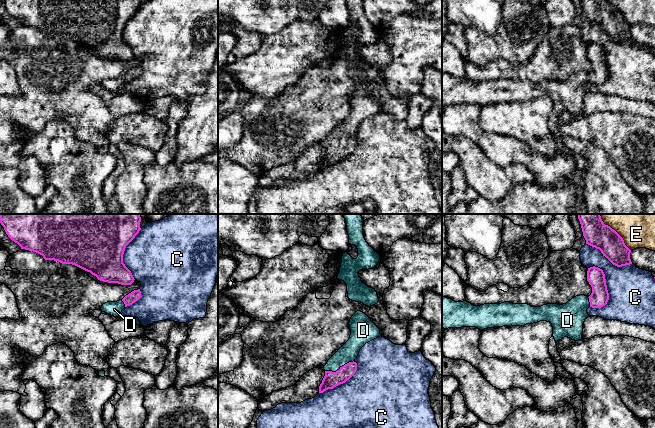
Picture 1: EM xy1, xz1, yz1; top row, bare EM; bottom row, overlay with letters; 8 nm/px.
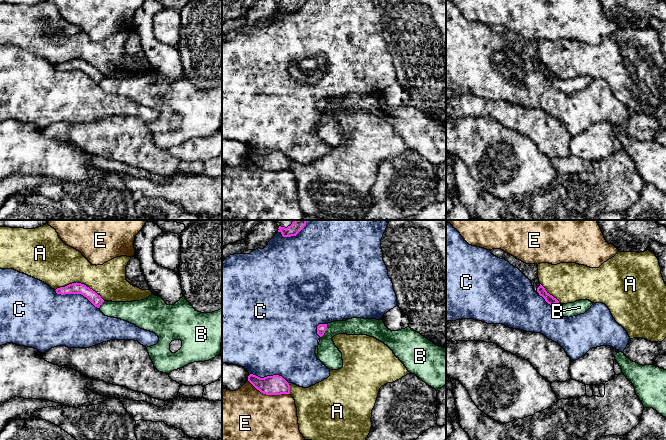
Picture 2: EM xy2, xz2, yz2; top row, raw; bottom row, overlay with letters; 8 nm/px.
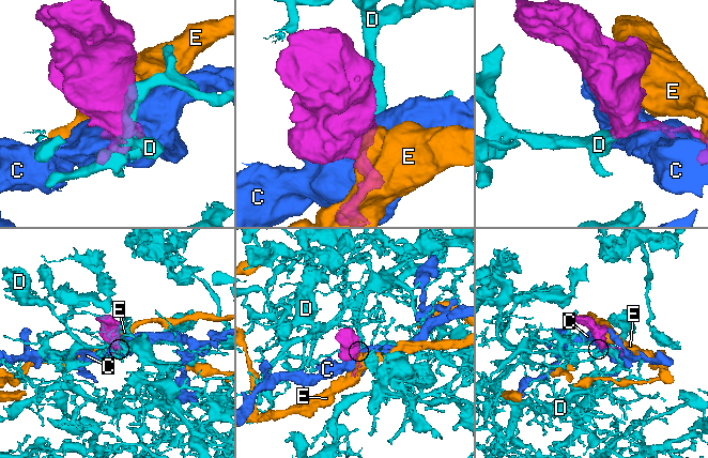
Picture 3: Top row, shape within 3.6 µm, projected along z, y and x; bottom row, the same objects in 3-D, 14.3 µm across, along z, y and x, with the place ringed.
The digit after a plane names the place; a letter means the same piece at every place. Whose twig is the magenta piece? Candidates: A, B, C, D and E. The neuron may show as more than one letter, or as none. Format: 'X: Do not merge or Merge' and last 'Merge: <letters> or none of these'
A: Do not merge
B: Do not merge
C: Do not merge
D: Merge
E: Do not merge
Merge: D

